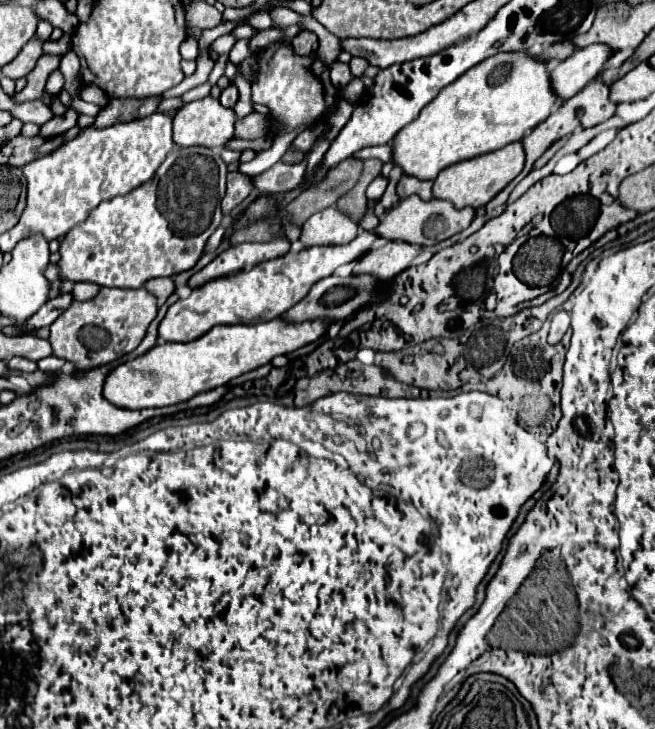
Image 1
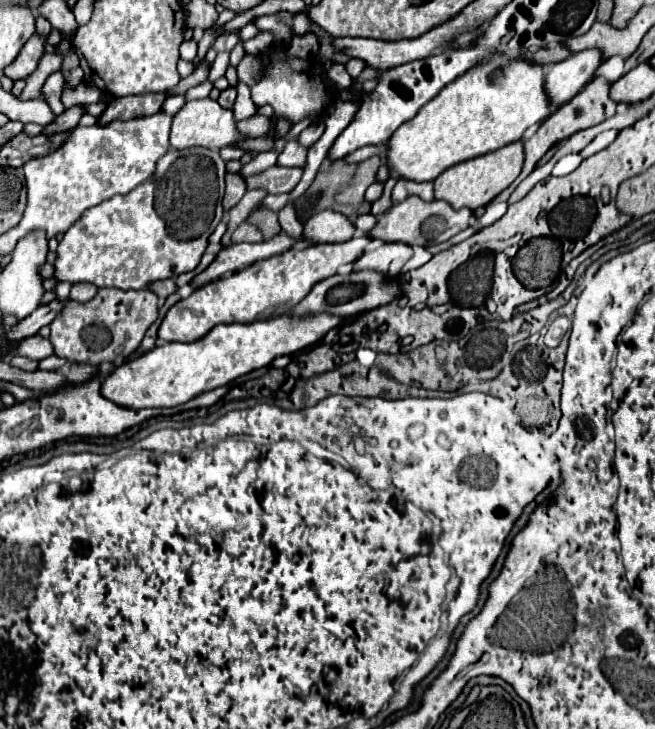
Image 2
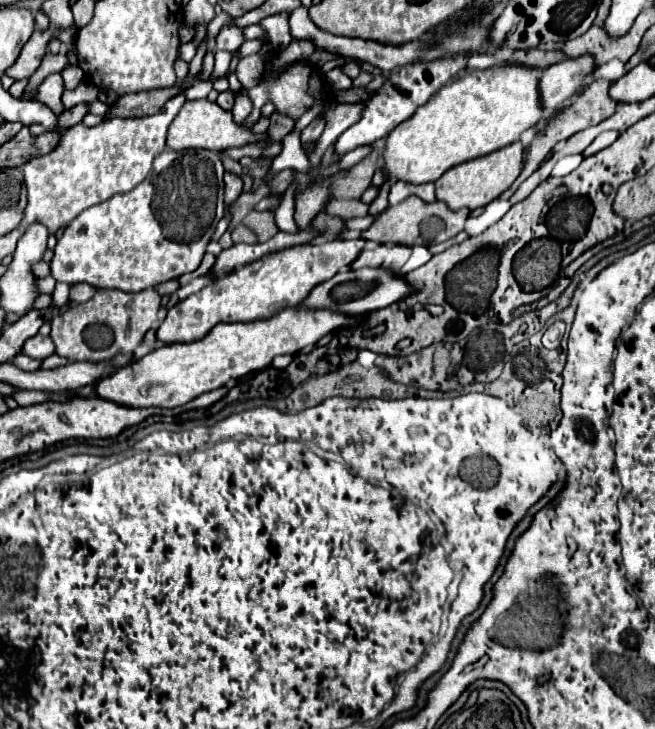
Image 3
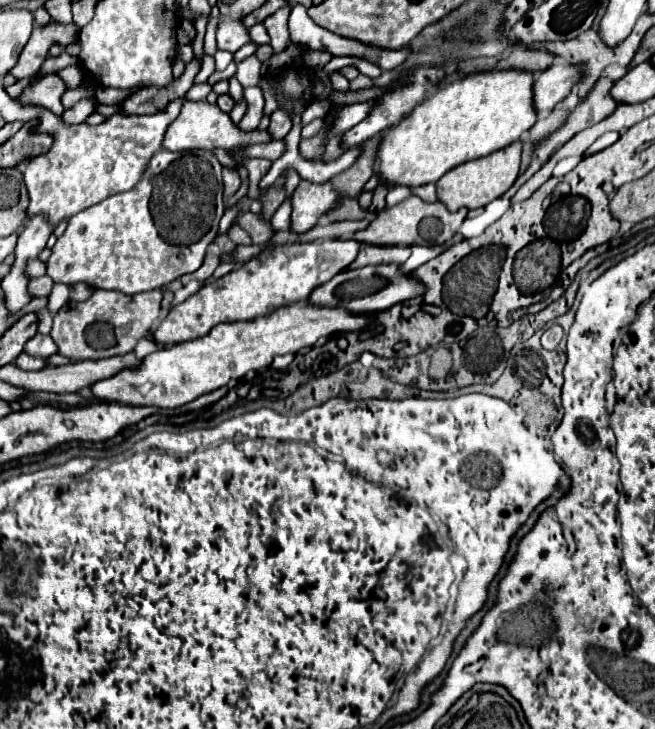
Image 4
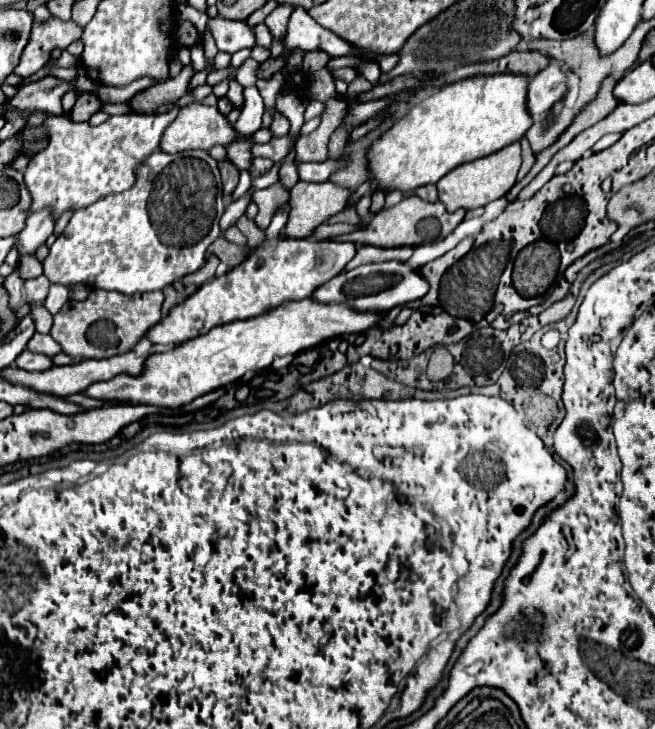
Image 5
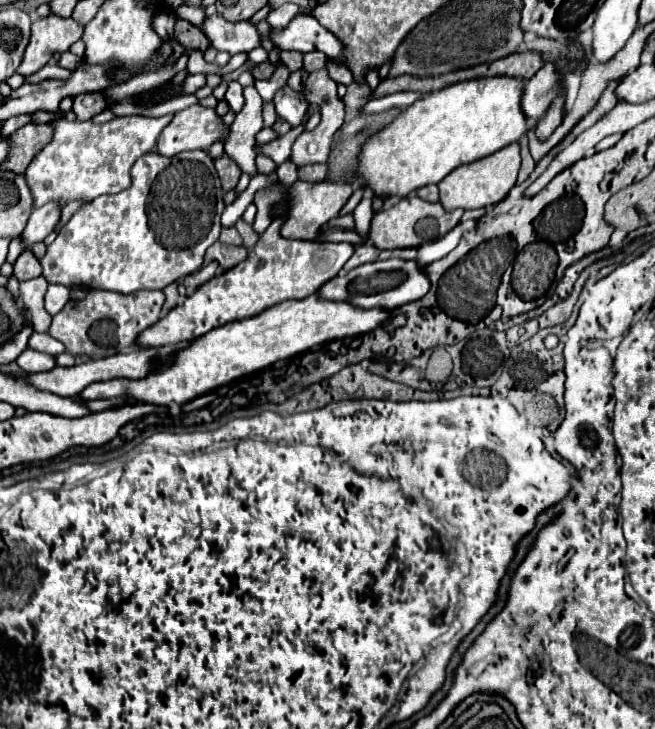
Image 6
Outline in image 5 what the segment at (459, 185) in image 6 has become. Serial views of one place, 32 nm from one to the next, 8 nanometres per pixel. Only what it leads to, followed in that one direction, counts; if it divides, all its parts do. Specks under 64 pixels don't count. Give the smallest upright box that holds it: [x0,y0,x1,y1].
[436,142,520,212]

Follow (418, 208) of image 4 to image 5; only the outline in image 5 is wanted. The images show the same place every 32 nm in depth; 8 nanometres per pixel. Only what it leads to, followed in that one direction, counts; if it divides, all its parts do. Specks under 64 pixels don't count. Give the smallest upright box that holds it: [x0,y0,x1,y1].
[334,194,466,248]

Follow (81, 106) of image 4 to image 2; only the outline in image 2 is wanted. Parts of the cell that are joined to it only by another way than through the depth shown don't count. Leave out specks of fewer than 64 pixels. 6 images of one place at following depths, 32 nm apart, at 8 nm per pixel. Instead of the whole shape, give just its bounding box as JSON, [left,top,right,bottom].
[42,106,84,134]

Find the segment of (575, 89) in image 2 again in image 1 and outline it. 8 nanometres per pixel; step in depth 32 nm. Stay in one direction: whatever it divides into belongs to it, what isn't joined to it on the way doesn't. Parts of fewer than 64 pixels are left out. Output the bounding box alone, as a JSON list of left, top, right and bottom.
[552,44,614,100]

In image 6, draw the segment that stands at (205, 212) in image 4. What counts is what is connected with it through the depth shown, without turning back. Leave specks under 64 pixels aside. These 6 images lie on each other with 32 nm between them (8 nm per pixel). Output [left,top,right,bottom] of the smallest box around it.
[42,150,224,294]

